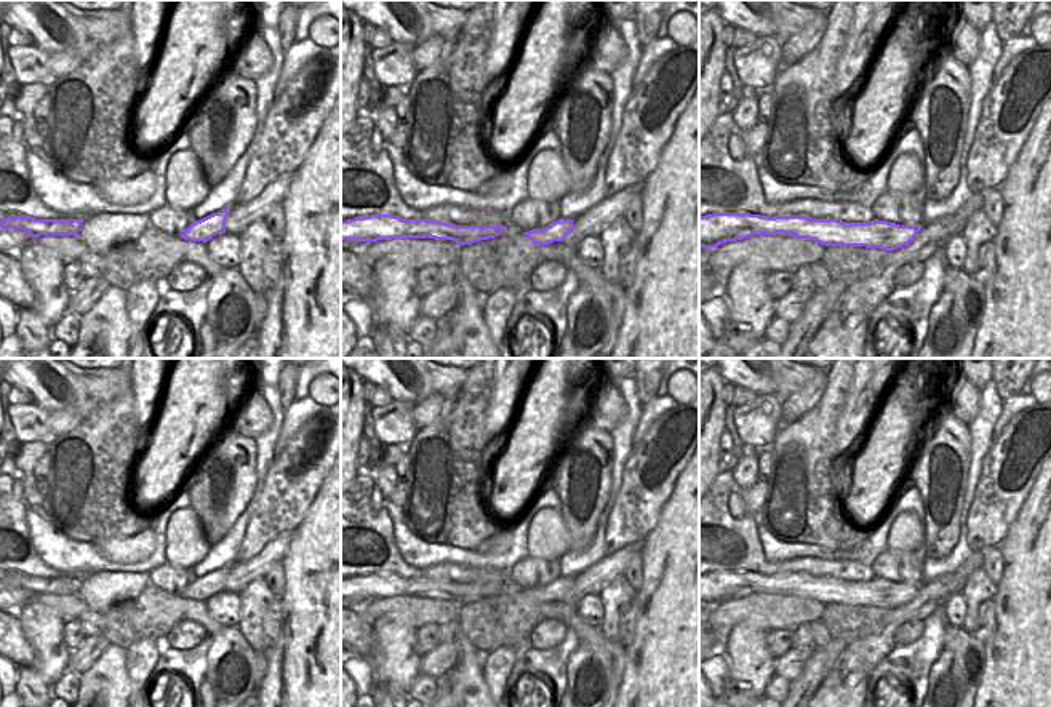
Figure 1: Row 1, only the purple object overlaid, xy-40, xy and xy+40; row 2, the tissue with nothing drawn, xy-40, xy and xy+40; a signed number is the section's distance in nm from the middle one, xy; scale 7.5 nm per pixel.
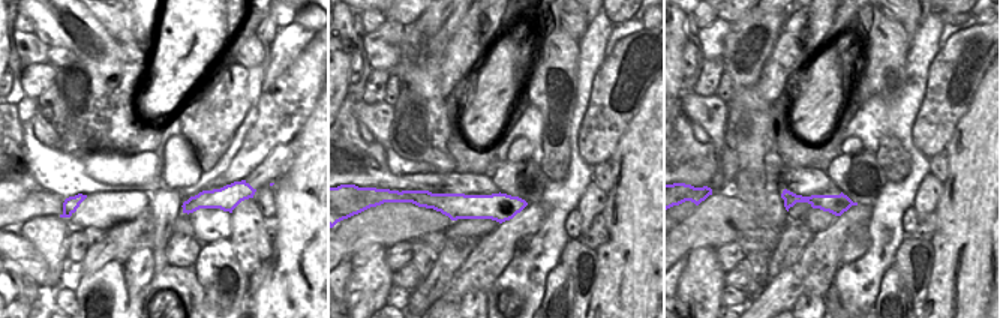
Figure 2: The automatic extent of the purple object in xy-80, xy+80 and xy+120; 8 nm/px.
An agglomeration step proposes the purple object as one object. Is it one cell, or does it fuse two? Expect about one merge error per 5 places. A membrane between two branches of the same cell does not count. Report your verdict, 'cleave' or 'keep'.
keep

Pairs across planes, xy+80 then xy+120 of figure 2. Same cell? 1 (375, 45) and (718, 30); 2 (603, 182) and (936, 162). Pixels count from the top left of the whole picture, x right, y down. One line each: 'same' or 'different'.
1: same
2: same

